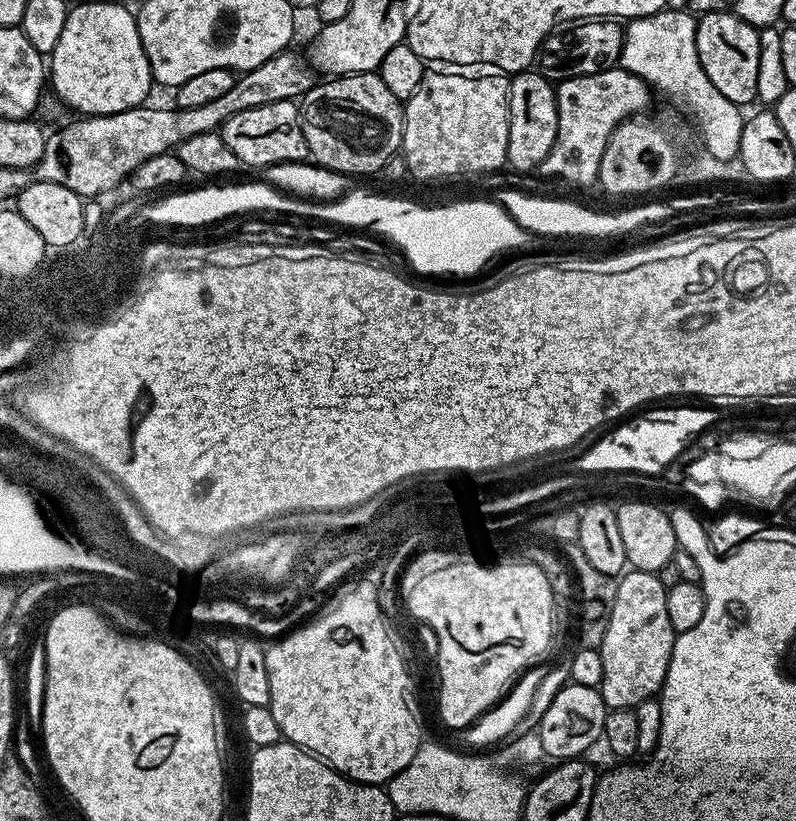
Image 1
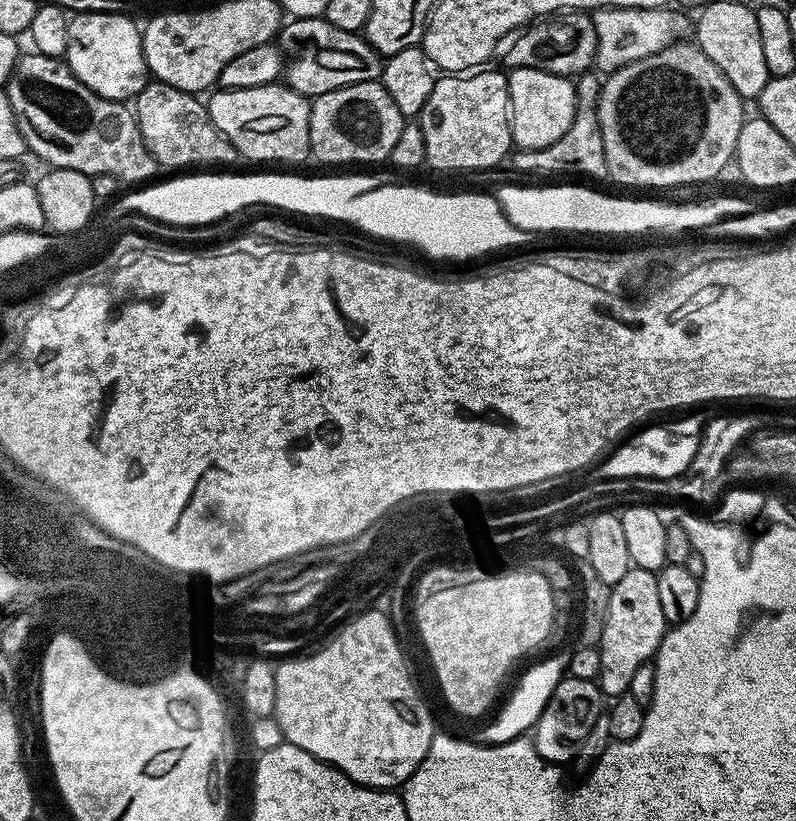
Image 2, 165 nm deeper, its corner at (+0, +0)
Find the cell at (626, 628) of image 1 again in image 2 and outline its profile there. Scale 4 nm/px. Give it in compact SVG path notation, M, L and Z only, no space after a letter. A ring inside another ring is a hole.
M633 566L622 582L611 585L612 593L606 610L606 622L599 642L602 666L598 687L605 697L625 695L636 680L640 667L655 657L664 640L666 621L658 599L656 573Z

